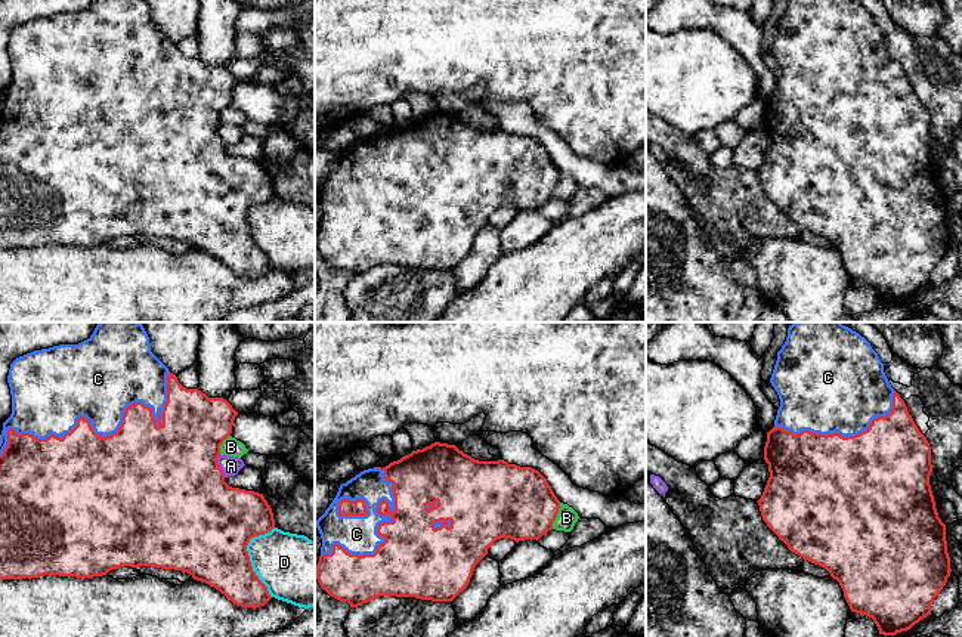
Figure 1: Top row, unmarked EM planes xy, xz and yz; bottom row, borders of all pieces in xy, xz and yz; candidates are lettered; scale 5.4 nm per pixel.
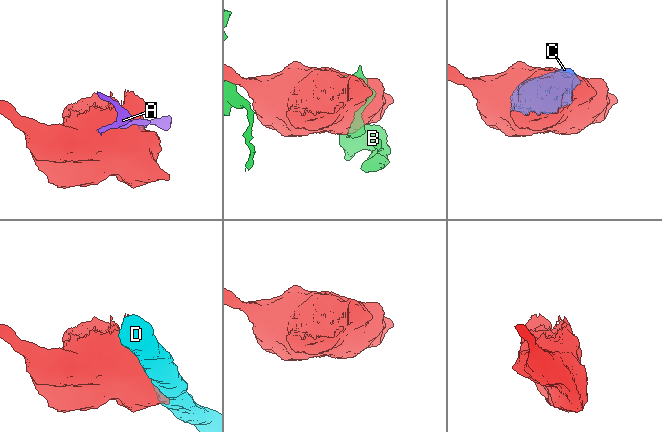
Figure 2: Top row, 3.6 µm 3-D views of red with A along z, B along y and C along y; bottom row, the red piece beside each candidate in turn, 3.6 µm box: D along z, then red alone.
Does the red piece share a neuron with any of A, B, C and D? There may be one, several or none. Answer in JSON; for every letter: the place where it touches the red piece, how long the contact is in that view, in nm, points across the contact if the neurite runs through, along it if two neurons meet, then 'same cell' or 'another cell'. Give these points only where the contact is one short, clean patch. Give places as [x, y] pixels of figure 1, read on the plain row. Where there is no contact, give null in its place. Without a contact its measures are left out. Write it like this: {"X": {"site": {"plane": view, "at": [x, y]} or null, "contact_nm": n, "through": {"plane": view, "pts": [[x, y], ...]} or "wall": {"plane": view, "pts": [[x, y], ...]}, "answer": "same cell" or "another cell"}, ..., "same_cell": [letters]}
{"A": {"site": {"plane": "xy", "at": [219, 135]}, "contact_nm": 120, "answer": "another cell"}, "B": {"site": {"plane": "xz", "at": [556, 185]}, "contact_nm": 150, "answer": "another cell"}, "C": {"site": {"plane": "xy", "at": [95, 102]}, "contact_nm": 1050, "answer": "same cell"}, "D": {"site": {"plane": "xy", "at": [248, 225]}, "contact_nm": 380, "answer": "another cell"}, "same_cell": ["C"]}

